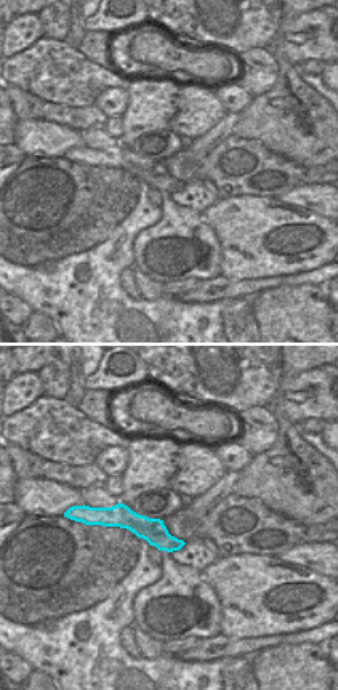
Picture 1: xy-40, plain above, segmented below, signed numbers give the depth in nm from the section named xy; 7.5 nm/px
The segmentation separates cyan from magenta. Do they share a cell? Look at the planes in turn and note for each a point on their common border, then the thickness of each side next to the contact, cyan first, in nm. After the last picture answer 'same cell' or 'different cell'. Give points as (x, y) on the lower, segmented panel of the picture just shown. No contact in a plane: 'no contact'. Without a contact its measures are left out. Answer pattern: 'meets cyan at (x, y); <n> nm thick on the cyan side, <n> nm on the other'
no contact

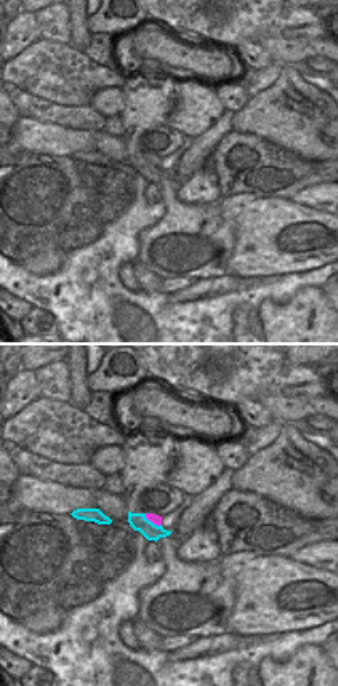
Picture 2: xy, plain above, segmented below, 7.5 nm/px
meets cyan at (151, 522); 140 nm thick on the cyan side, 70 nm on the other

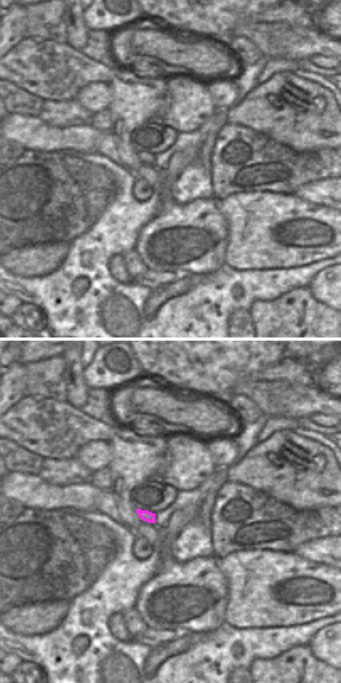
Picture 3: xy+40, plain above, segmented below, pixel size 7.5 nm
no contact

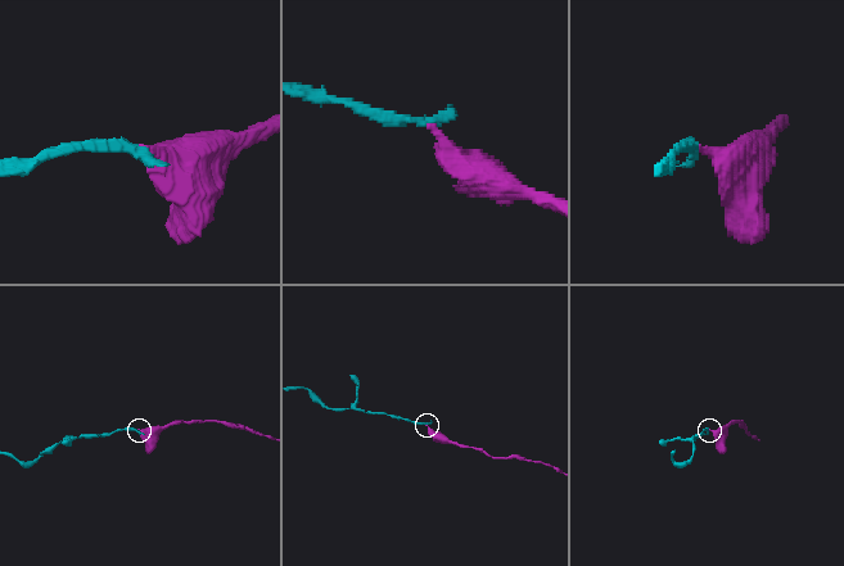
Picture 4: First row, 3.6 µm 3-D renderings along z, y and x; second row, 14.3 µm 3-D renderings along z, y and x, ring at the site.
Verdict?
same cell

